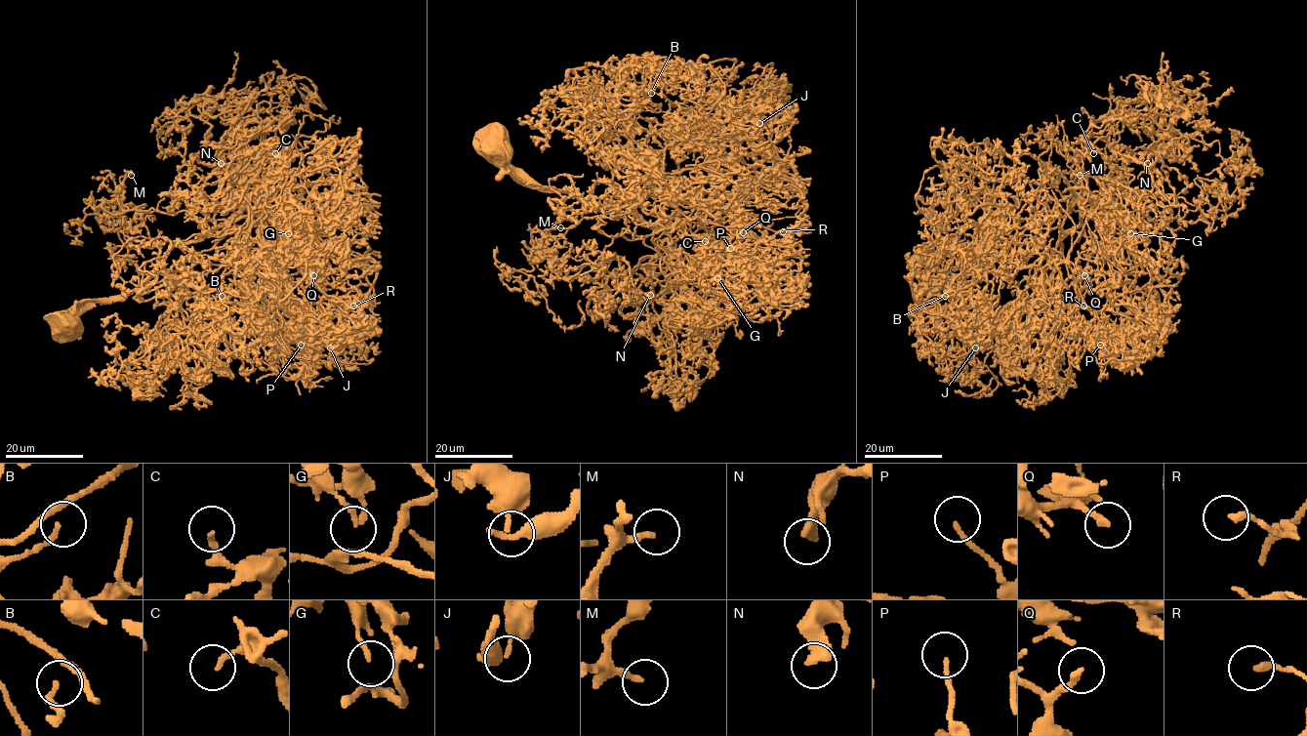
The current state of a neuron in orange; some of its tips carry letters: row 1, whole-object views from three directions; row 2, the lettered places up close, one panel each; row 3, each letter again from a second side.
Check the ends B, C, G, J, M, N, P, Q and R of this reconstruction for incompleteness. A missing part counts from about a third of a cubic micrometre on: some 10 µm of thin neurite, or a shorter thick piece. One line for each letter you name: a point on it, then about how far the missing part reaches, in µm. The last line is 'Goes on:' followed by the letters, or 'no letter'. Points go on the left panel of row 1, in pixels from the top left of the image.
Goes on: no letter

